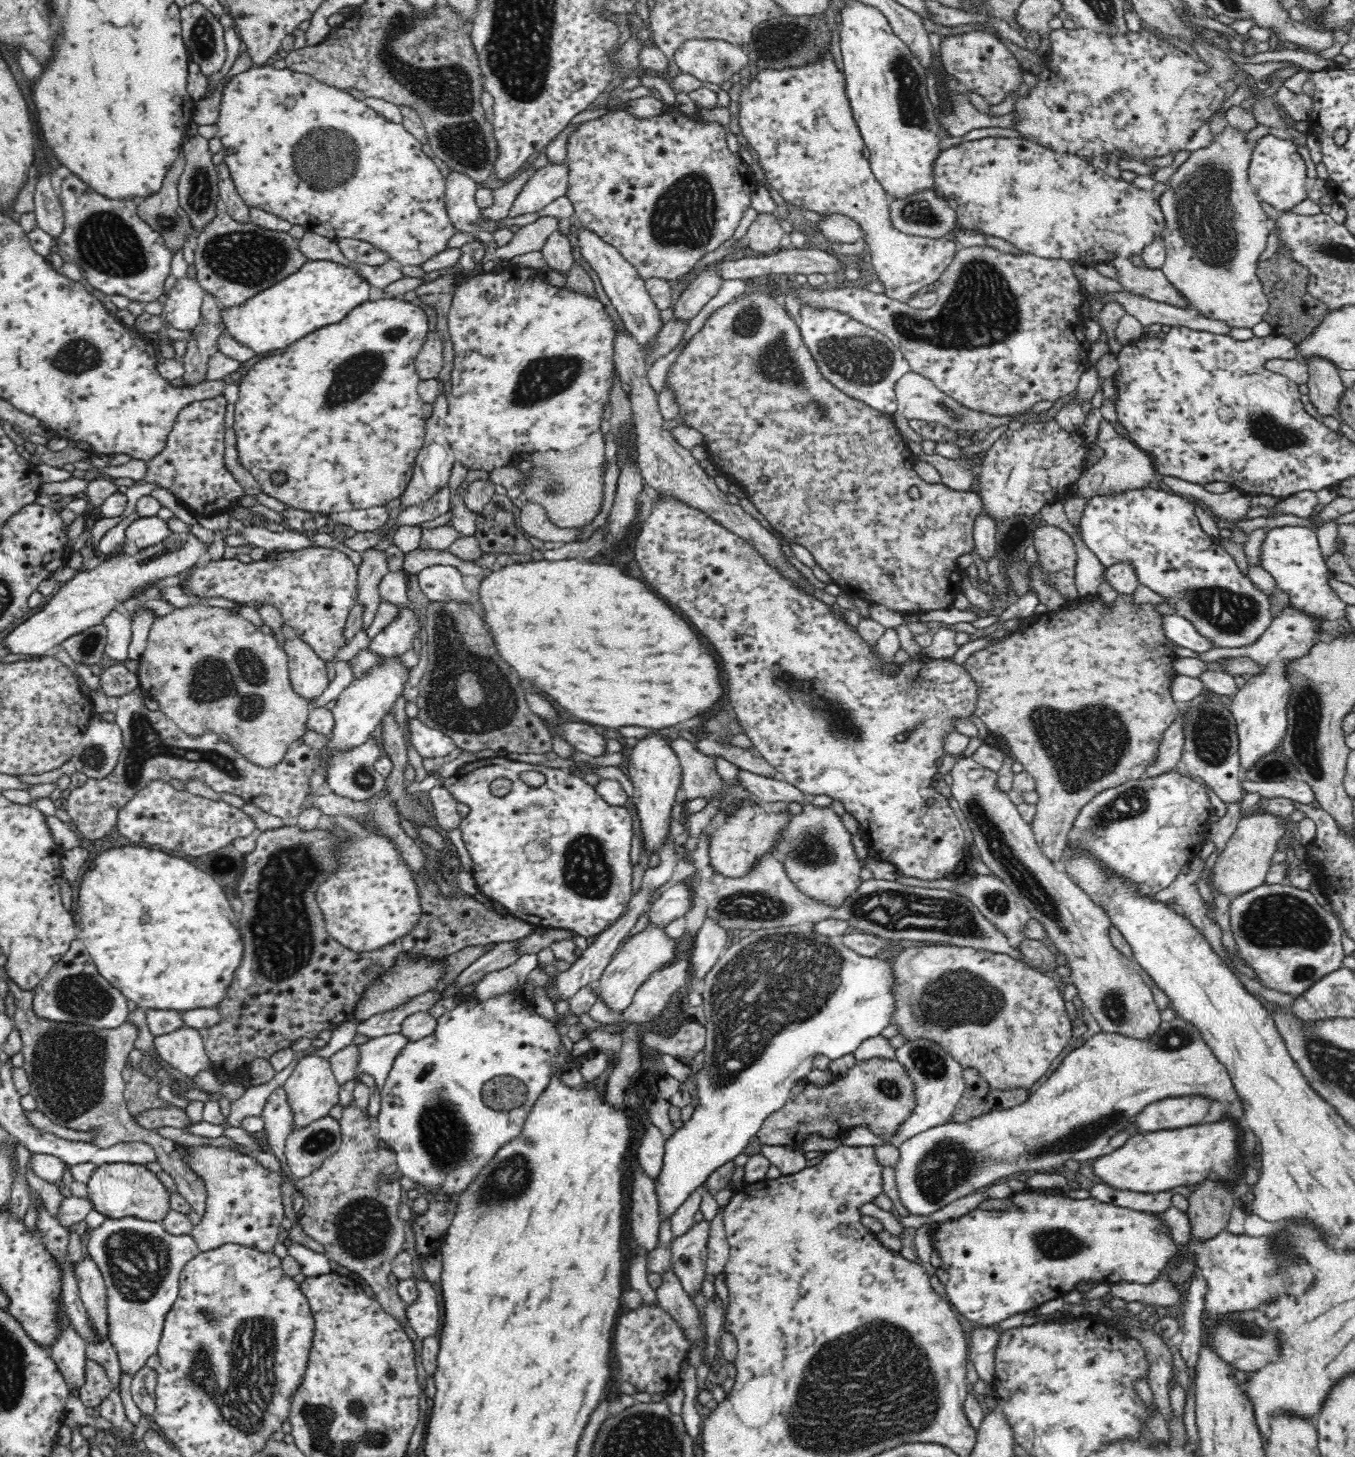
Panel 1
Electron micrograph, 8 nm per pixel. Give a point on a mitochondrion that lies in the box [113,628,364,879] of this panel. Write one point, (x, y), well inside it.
(239, 679)

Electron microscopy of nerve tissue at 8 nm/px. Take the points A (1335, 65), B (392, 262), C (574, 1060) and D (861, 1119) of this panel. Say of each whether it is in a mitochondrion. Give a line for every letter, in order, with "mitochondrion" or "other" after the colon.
A: other
B: other
C: other
D: other

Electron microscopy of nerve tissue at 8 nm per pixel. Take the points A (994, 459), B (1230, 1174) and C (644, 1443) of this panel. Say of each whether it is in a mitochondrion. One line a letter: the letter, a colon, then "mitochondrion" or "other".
A: other
B: other
C: mitochondrion

